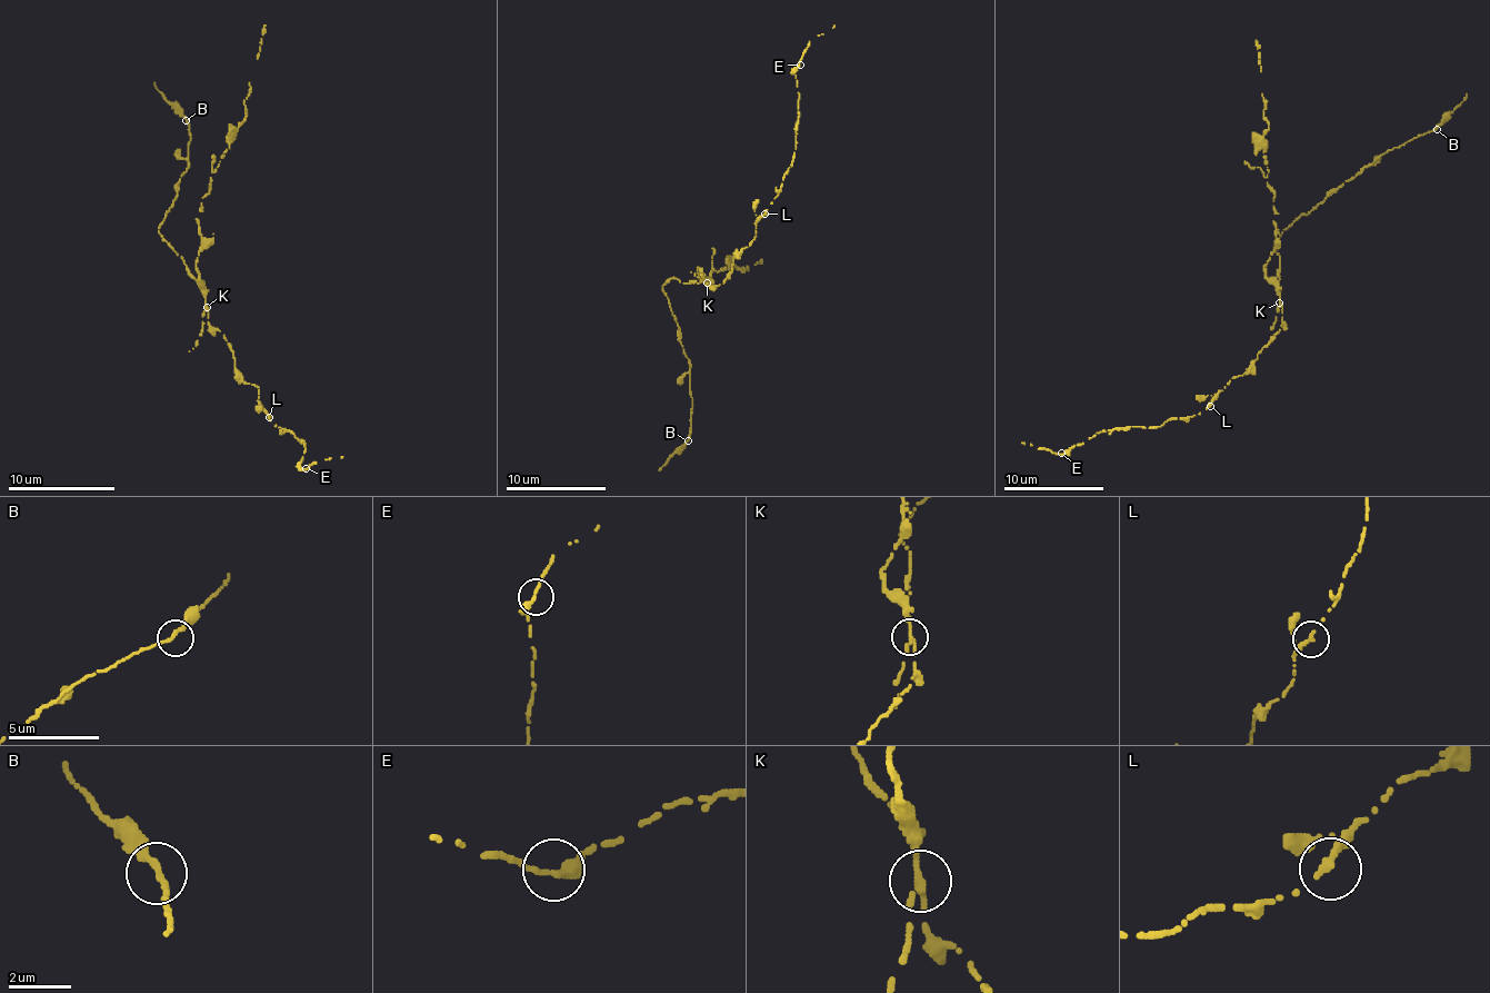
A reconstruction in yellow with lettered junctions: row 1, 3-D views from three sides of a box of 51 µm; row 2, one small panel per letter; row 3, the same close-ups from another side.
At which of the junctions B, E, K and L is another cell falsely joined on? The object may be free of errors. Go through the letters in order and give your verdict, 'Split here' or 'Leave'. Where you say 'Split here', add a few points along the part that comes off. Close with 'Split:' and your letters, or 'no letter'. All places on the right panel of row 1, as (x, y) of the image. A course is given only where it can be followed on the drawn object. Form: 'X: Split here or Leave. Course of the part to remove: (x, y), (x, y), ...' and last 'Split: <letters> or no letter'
B: Leave
E: Leave
K: Split here
L: Leave
Split: K

